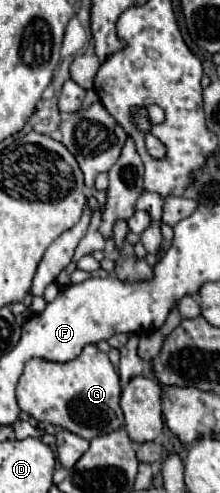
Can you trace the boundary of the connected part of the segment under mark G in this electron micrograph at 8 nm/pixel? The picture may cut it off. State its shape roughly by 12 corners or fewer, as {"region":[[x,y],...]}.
{"region":[[85,346],[29,360],[17,402],[85,440],[121,428],[119,376]]}

